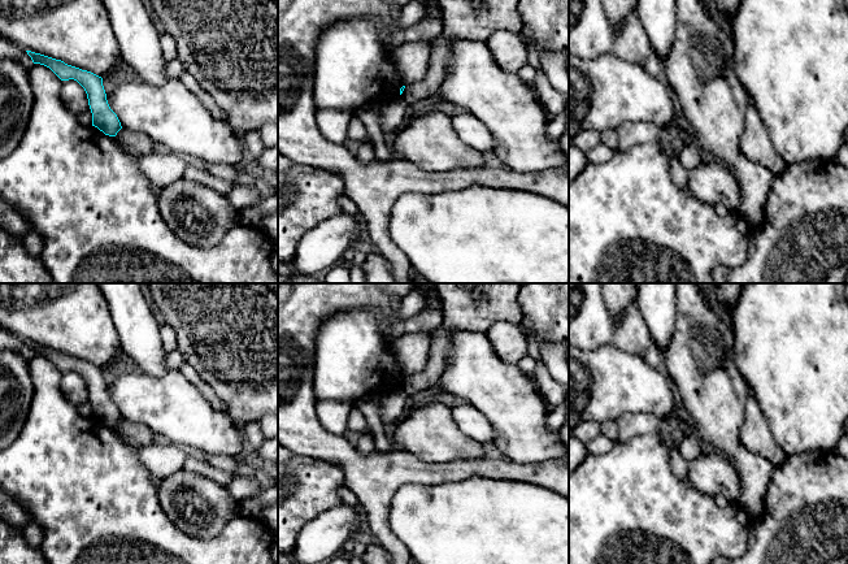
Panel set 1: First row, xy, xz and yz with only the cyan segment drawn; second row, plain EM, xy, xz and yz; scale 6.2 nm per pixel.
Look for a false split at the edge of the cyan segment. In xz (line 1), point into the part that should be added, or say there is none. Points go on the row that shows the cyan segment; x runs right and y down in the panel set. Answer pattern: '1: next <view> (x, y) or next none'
1: next none

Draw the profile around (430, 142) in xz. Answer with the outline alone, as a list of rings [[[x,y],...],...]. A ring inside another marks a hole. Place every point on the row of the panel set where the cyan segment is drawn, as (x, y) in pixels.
[[[442,112],[414,116],[410,125],[397,130],[392,152],[393,159],[406,160],[425,172],[451,172],[484,166],[482,152],[464,143],[452,126],[452,118]]]

